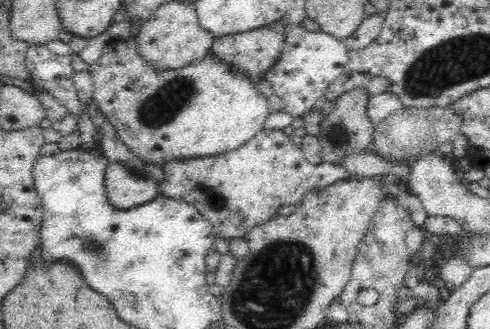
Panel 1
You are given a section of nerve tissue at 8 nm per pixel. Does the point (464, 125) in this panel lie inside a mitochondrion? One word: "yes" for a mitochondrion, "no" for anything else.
no

